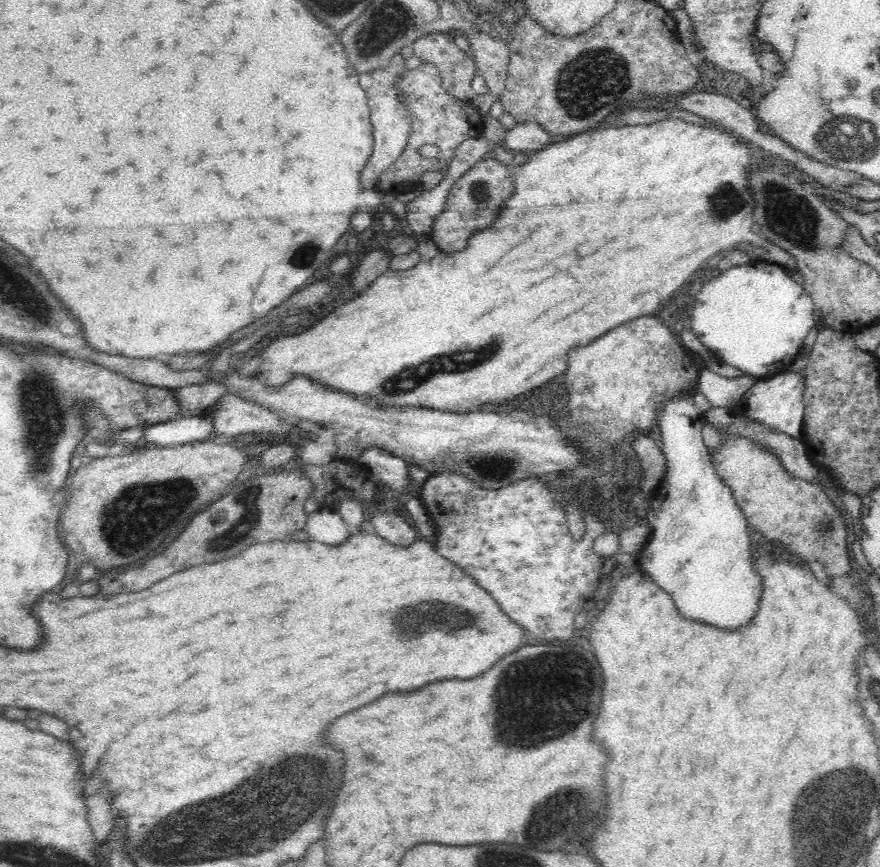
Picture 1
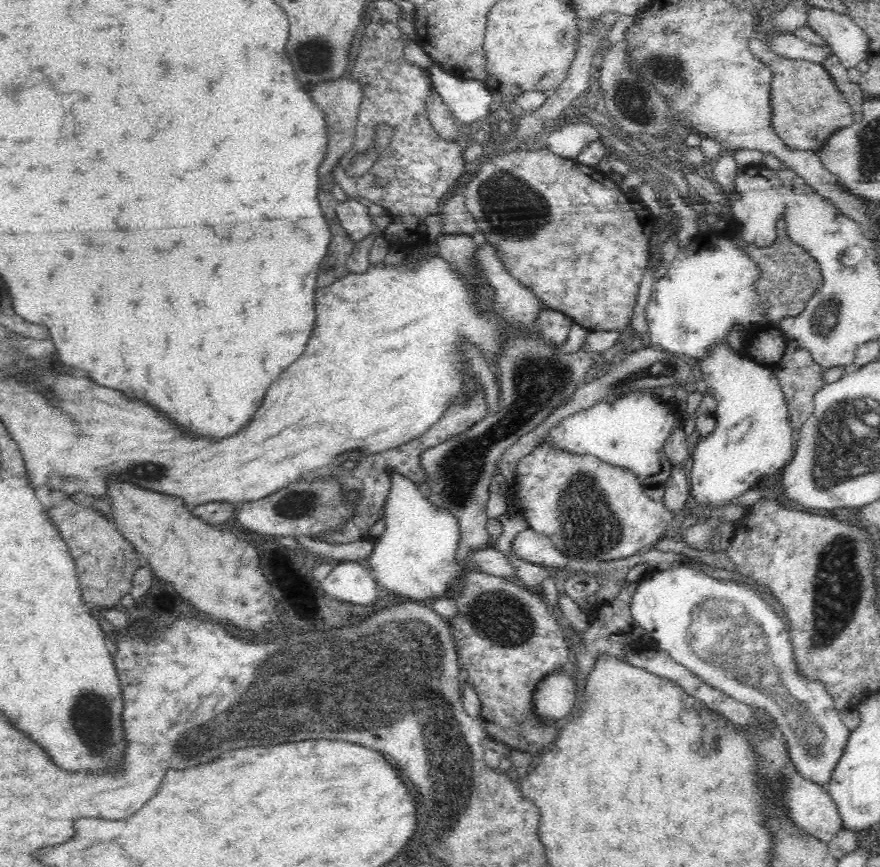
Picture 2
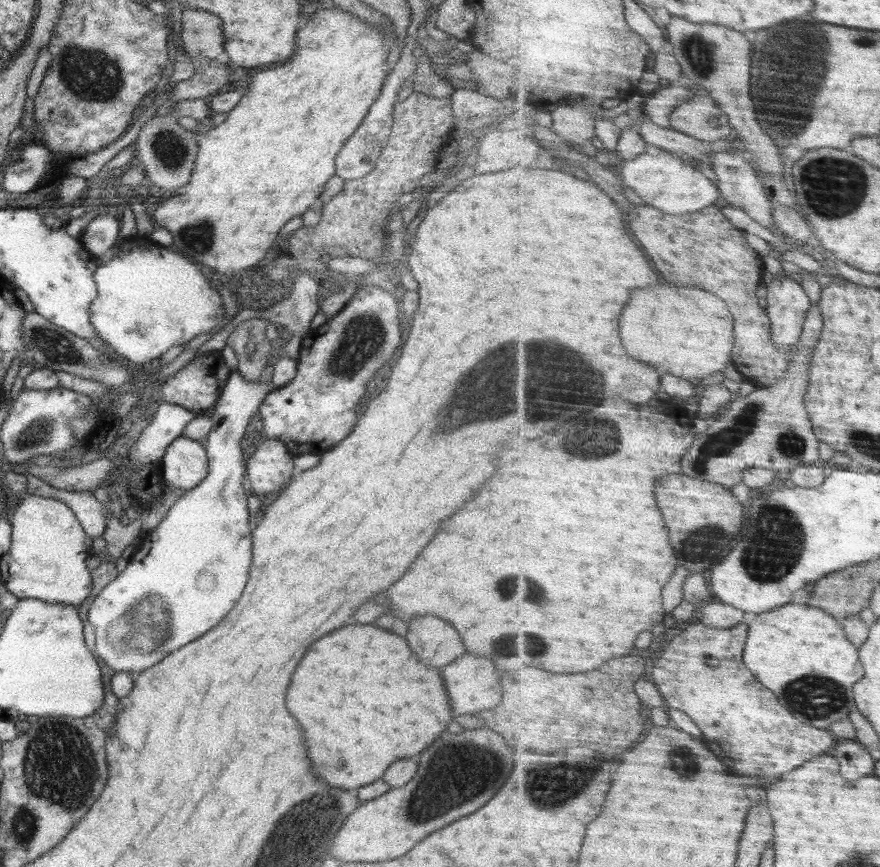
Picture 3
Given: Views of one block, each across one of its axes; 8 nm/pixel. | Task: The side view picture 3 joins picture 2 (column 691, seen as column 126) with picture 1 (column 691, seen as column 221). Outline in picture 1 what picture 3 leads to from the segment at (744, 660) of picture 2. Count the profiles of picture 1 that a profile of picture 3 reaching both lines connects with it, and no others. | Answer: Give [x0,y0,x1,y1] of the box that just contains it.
[639,392,764,630]

